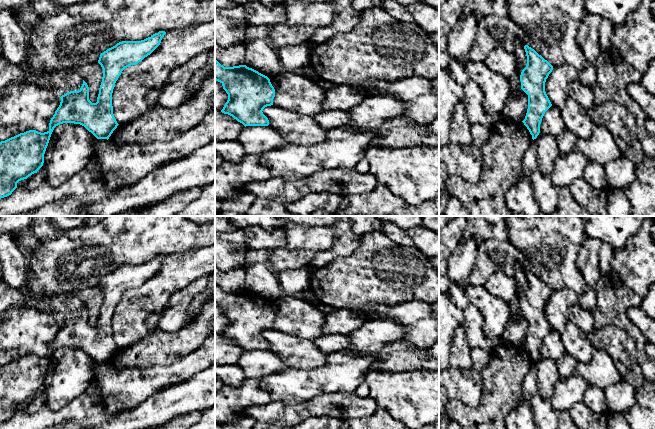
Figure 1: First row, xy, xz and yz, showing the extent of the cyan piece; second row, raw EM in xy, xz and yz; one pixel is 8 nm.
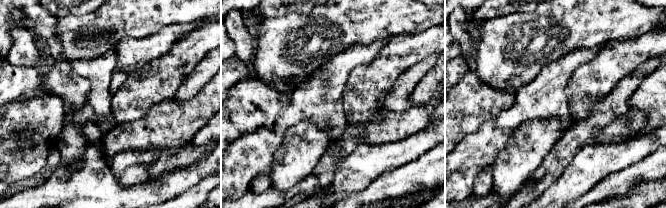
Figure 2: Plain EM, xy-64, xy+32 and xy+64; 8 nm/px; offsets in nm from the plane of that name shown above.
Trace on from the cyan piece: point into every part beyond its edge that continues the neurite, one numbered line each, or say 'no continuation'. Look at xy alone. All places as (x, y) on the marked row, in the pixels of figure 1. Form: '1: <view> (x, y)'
no continuation

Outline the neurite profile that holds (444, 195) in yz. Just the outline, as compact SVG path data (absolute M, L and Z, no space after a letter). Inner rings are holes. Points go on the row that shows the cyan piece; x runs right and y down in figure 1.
M439 159L439 216L445 211L449 198L451 197L445 186L449 175L445 164Z

